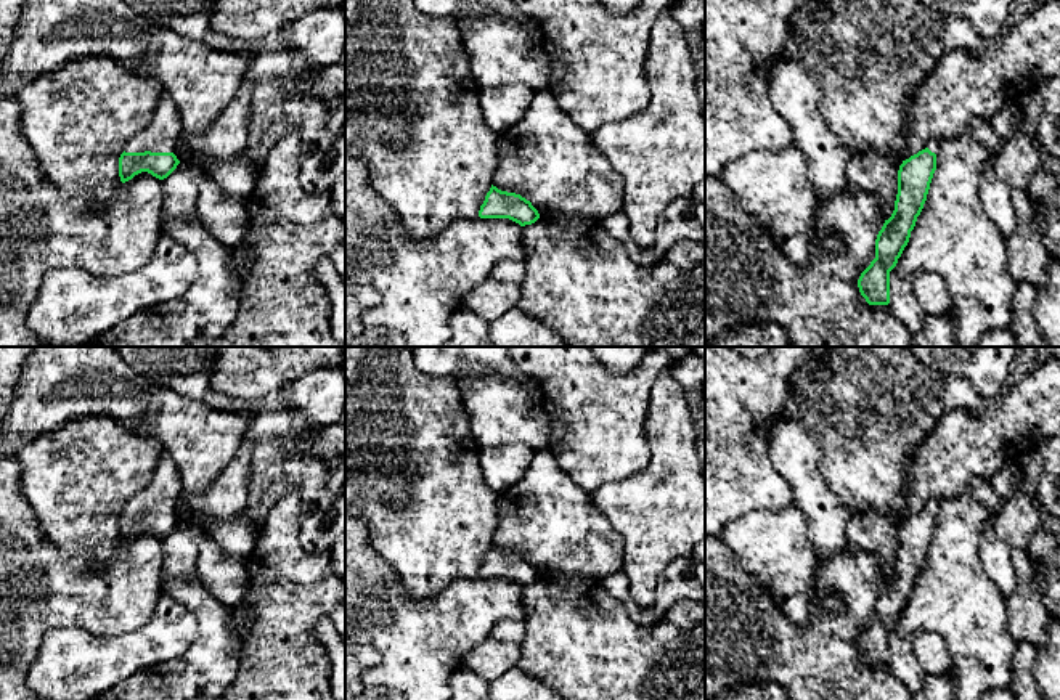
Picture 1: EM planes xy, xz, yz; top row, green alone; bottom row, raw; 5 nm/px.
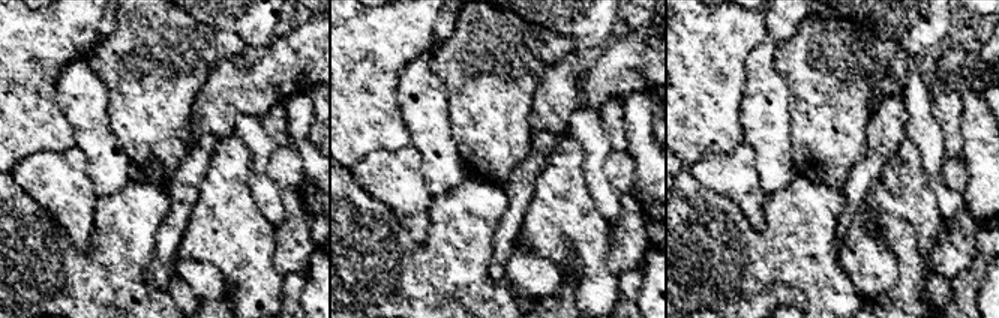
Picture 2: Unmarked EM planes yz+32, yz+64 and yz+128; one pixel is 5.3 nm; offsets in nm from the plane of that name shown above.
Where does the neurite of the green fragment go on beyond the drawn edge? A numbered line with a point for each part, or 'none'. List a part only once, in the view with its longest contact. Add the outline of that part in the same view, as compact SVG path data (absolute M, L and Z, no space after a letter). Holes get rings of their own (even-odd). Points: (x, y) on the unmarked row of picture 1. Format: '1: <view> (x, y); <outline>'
1: xy (161, 493); M162 453L149 483L124 507L125 512L173 512L181 480L173 459Z

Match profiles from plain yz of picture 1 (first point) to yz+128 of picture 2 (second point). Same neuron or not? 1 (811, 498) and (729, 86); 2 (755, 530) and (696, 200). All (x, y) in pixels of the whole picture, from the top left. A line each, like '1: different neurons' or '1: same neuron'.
1: different neurons
2: different neurons

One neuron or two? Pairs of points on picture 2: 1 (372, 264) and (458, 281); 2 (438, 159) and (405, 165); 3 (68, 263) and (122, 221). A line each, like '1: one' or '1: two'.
1: one
2: two
3: one

